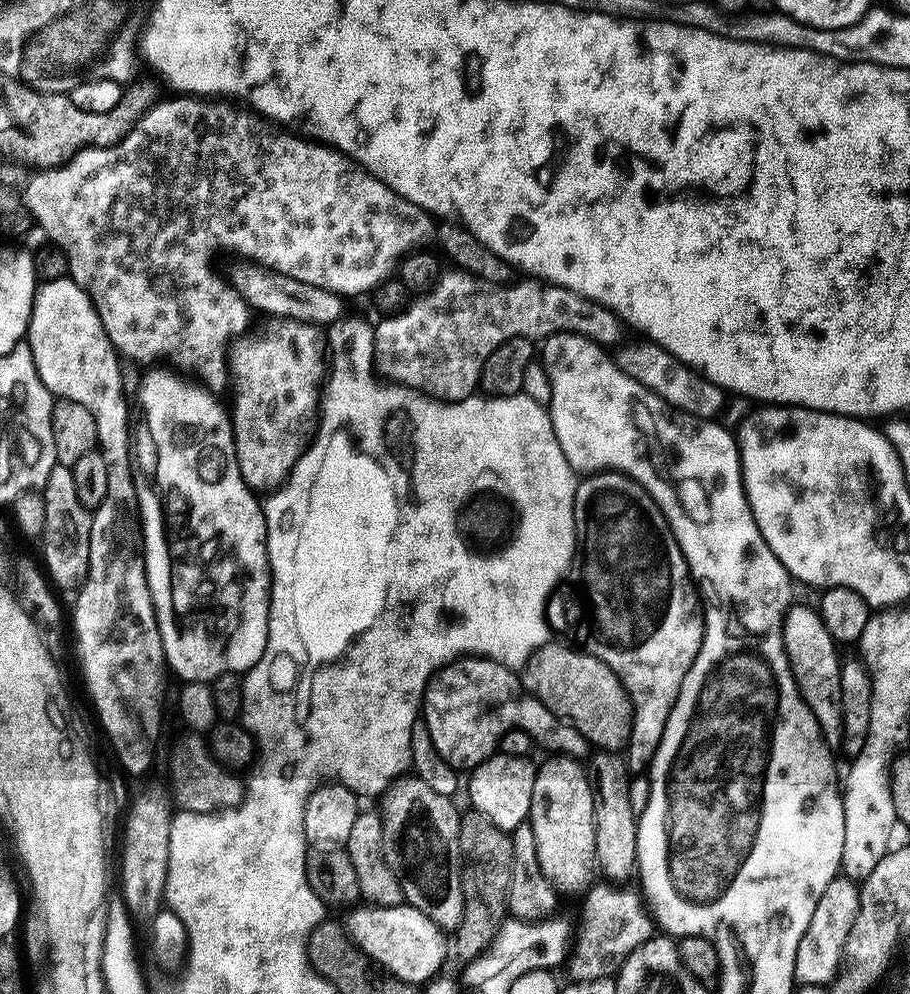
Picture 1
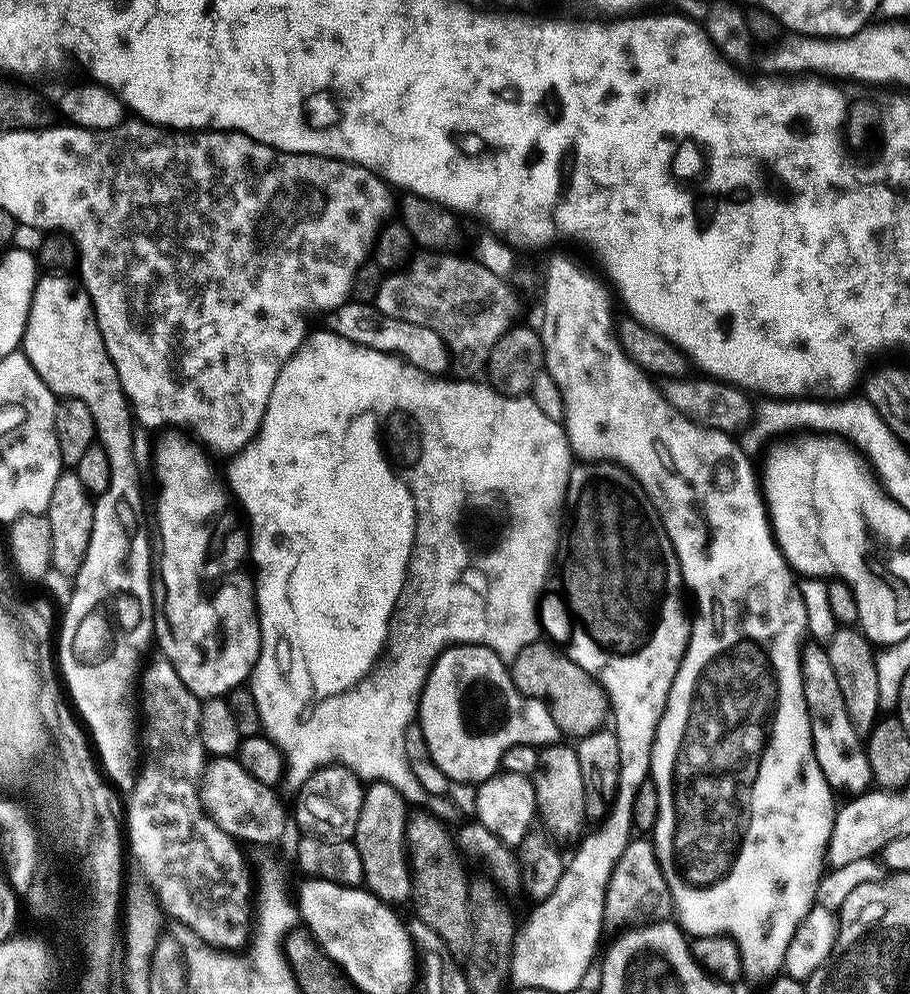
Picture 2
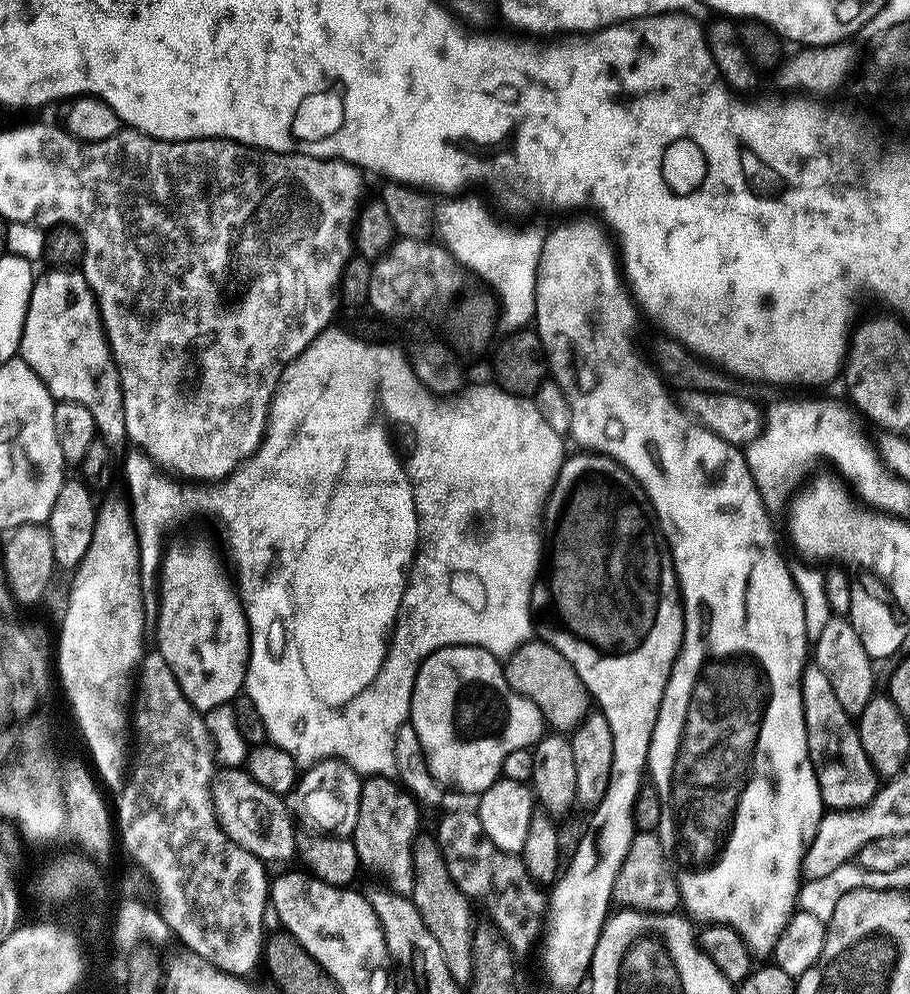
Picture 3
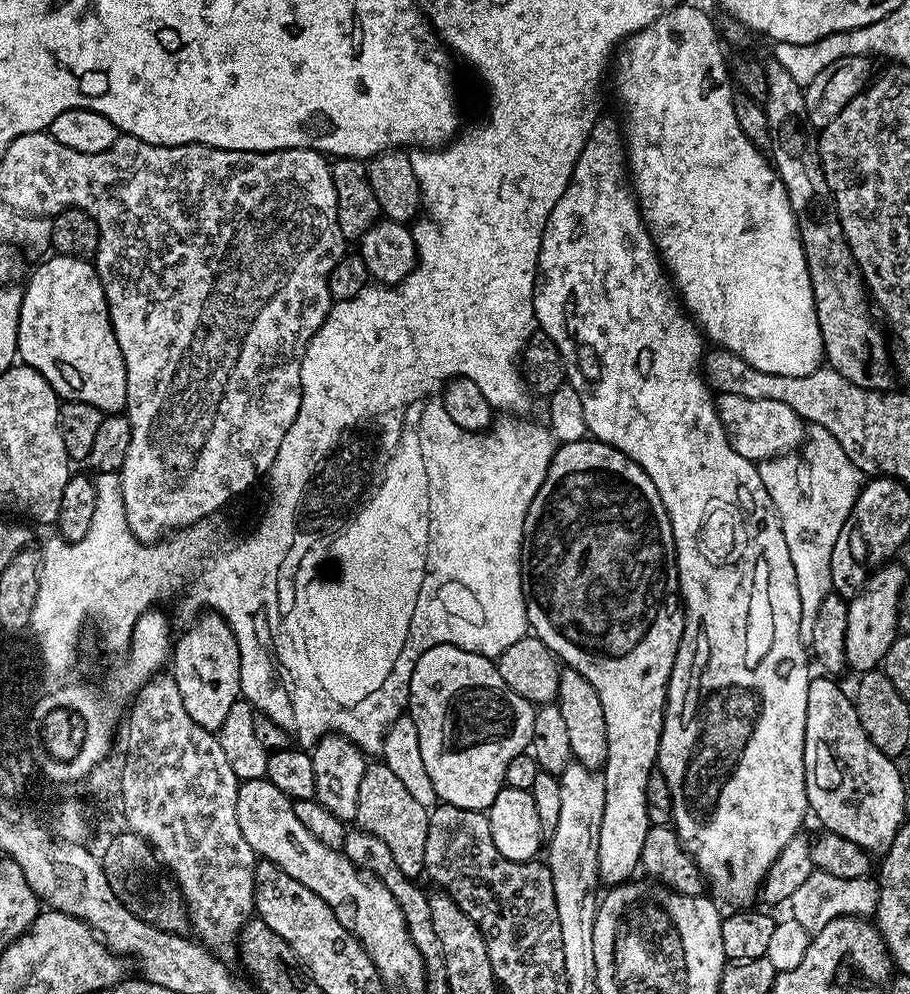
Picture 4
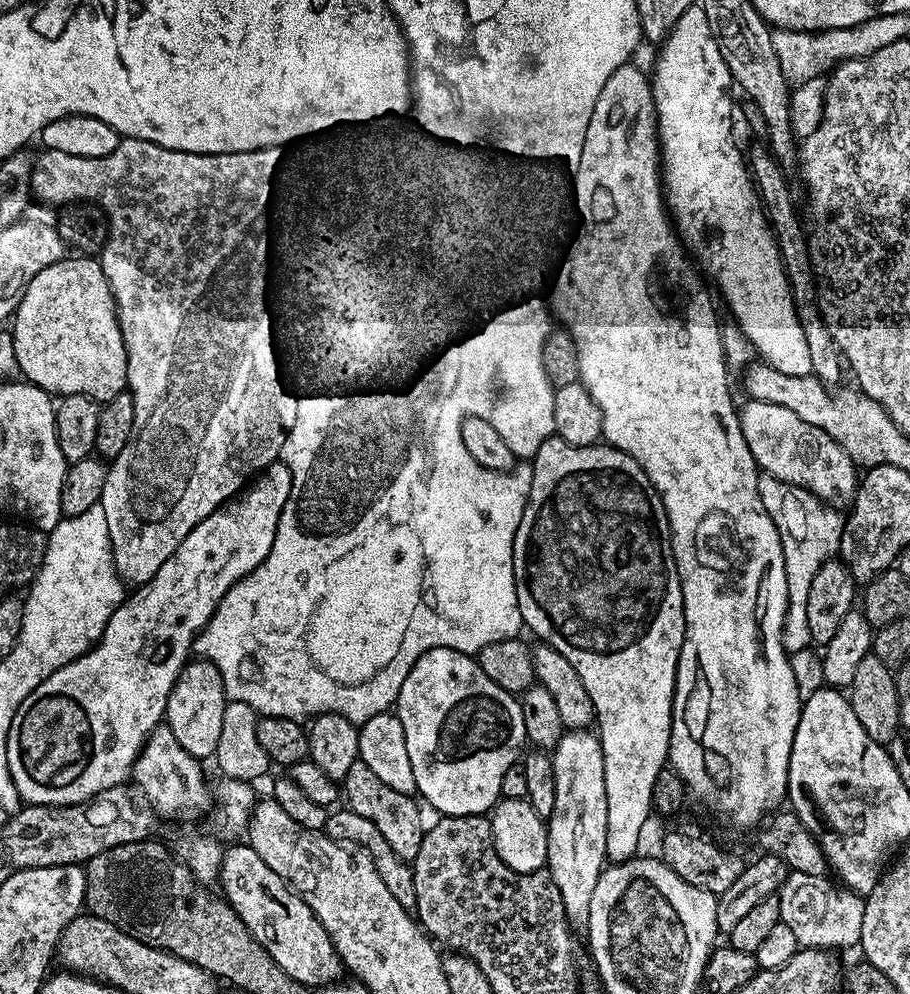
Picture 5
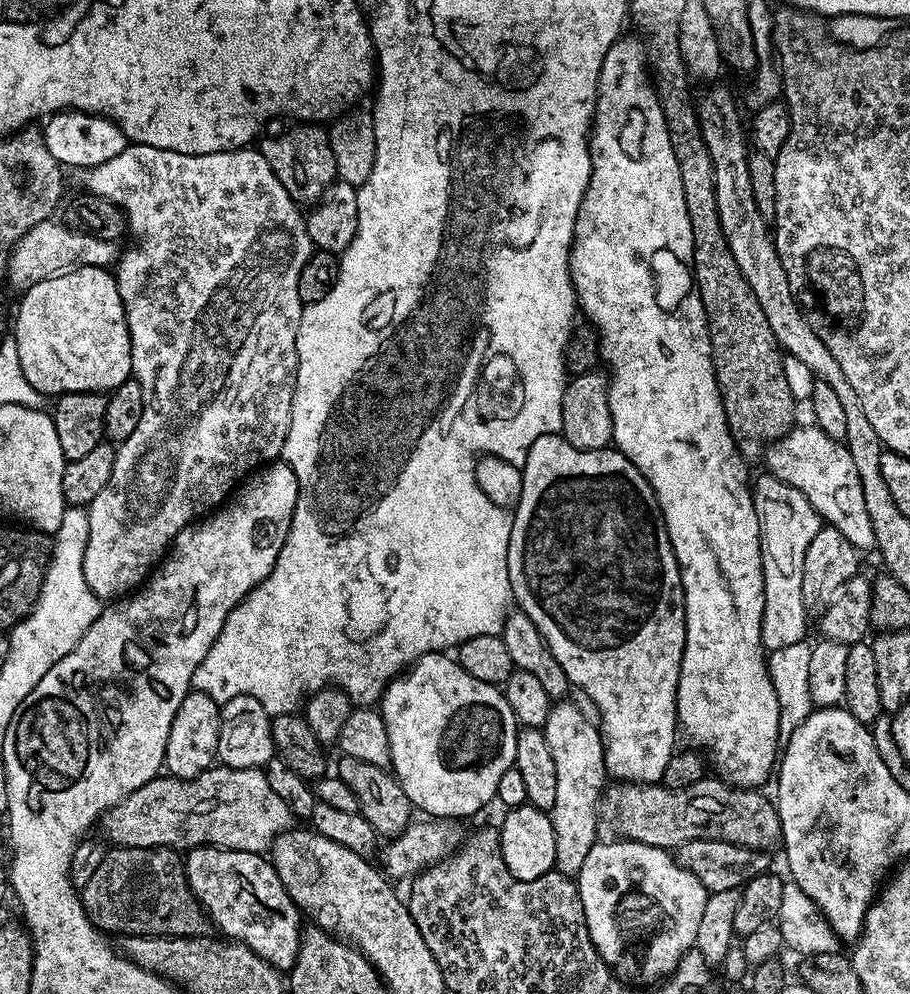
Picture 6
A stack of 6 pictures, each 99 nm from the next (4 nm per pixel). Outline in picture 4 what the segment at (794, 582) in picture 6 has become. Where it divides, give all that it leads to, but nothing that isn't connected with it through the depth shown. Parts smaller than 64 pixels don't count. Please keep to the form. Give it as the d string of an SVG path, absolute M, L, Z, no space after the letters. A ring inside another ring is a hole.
M794 454L761 460L758 464L762 486L770 494L772 505L780 515L782 534L786 534L786 547L790 549L790 562L794 562L794 578L798 582L798 598L802 602L800 641L811 645L818 606L832 592L830 582L830 554L846 518L858 498L854 492L842 490L842 476L828 476L828 468L806 468L794 462Z

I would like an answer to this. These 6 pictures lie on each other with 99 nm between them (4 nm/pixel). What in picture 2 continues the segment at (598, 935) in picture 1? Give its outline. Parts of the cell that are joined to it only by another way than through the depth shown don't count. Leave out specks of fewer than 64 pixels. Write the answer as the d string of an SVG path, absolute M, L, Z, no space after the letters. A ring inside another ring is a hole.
M633 838L629 840L626 850L622 850L608 879L608 889L604 895L604 928L629 930L645 924L655 924L663 921L667 917L664 915L672 911L672 895L660 869L651 839Z

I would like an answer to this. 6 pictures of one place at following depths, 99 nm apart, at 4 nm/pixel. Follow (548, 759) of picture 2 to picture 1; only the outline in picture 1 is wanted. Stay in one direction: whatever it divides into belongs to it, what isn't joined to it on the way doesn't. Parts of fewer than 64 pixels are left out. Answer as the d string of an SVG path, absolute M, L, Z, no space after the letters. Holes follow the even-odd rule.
M559 754L548 759L552 760L536 769L528 820L538 842L542 872L561 893L574 892L589 885L596 864L592 781L579 759Z

